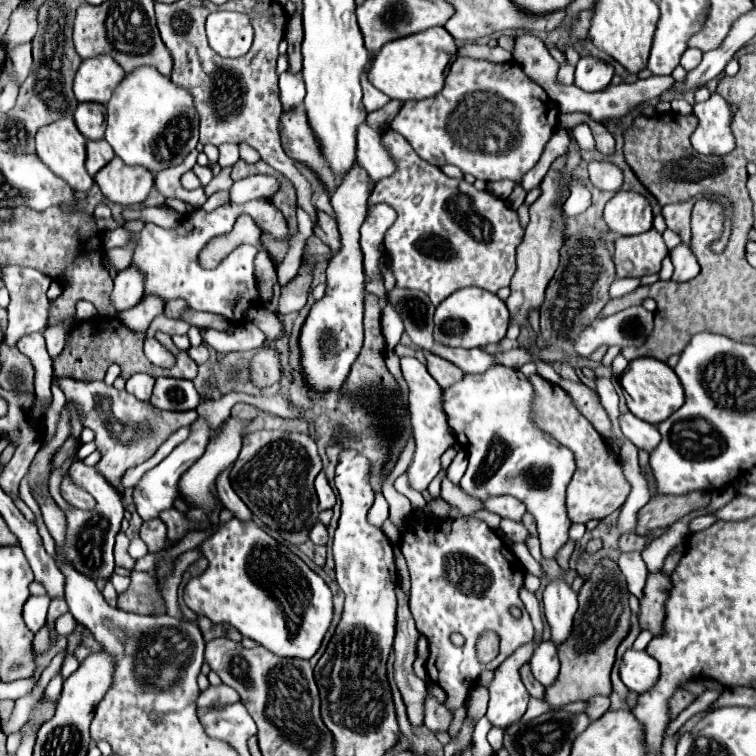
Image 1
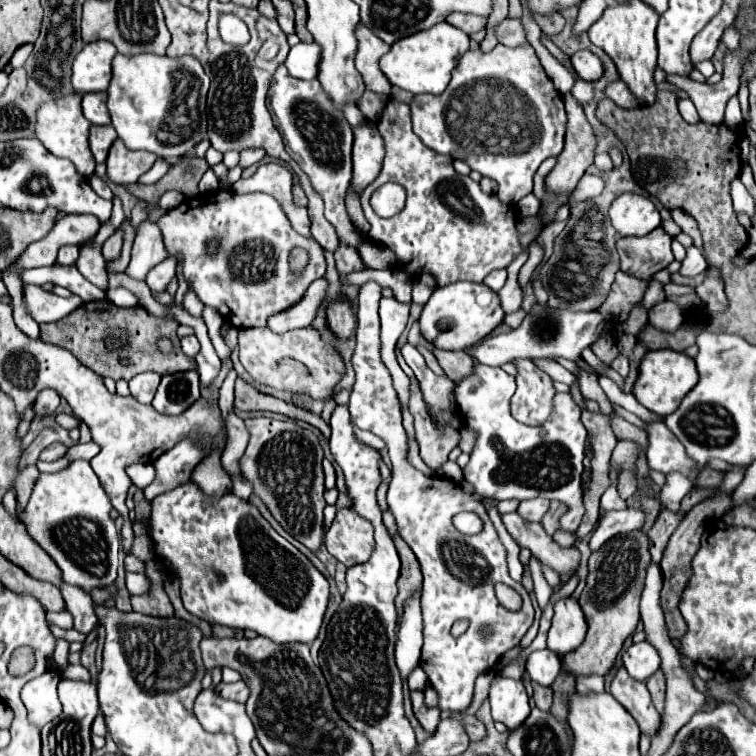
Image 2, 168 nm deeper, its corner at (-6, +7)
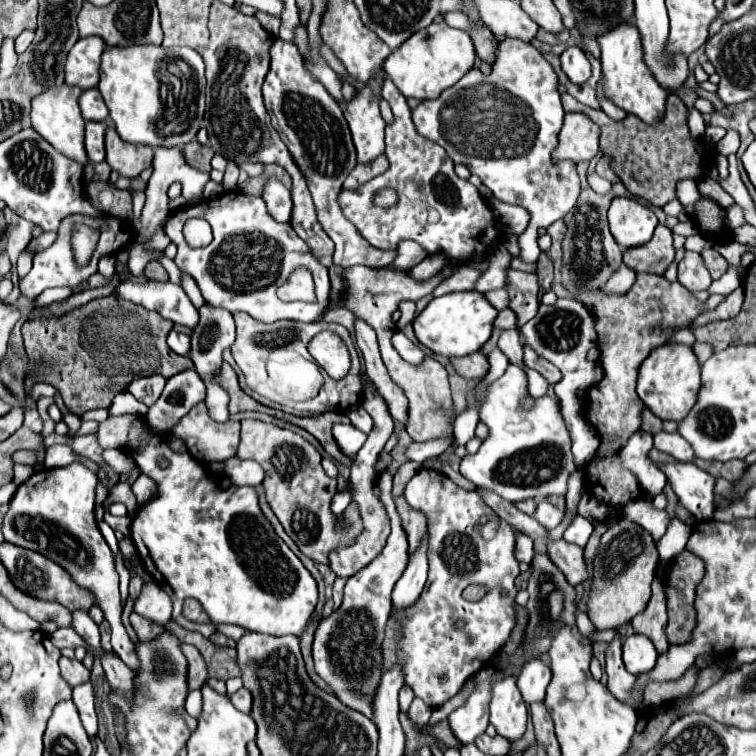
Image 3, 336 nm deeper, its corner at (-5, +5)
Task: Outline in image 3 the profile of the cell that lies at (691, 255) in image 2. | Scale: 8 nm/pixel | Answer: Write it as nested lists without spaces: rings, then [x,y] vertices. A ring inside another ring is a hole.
[[[685,251],[685,257],[679,263],[677,279],[689,291],[705,291],[711,285],[711,275],[703,265],[701,255],[693,251]]]

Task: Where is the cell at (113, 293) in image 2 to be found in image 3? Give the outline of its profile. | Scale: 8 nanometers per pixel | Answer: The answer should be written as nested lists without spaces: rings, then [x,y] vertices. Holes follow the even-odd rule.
[[[125,281],[119,287],[115,287],[113,295],[117,295],[117,299],[141,305],[147,311],[155,311],[163,319],[187,325],[191,331],[195,331],[199,323],[199,311],[193,307],[183,287],[173,285],[171,281],[169,283],[147,281],[145,285]]]

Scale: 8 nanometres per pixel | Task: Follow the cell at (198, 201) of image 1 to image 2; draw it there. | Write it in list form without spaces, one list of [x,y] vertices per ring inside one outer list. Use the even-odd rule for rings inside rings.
[[[158,159],[158,161],[154,163],[154,167],[138,179],[138,183],[156,183],[156,181],[158,181],[158,179],[168,171],[168,169],[170,169],[170,165],[168,165],[166,161]]]

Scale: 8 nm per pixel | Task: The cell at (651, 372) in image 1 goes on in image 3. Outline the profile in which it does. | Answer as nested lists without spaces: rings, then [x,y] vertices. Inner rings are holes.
[[[665,343],[653,349],[639,367],[637,395],[645,403],[645,407],[653,411],[653,415],[657,415],[659,419],[681,421],[693,407],[699,387],[701,387],[699,363],[697,363],[693,349],[687,345],[667,345]]]

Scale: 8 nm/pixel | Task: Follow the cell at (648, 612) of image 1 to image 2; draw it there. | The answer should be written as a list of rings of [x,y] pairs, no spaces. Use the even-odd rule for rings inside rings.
[[[718,493],[714,497],[708,497],[704,499],[702,503],[694,505],[686,517],[682,519],[682,523],[678,525],[678,529],[672,533],[670,541],[668,541],[668,547],[664,551],[664,557],[662,557],[662,577],[664,577],[664,587],[662,587],[662,611],[664,611],[664,617],[666,617],[666,625],[668,625],[668,633],[672,639],[682,639],[684,633],[686,633],[686,621],[678,609],[678,603],[680,603],[680,597],[682,597],[682,591],[686,589],[690,577],[692,577],[692,559],[696,555],[696,551],[700,549],[700,535],[704,531],[704,519],[708,517],[708,513],[718,513],[718,517],[726,515],[730,509],[734,509],[734,501],[732,501],[732,493]]]

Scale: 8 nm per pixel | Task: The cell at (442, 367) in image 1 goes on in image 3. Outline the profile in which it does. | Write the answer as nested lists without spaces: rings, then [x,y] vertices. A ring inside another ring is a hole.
[[[479,351],[465,355],[465,357],[451,357],[451,363],[453,363],[455,371],[465,379],[481,379],[489,371],[489,363],[487,363],[485,355],[481,355]]]

